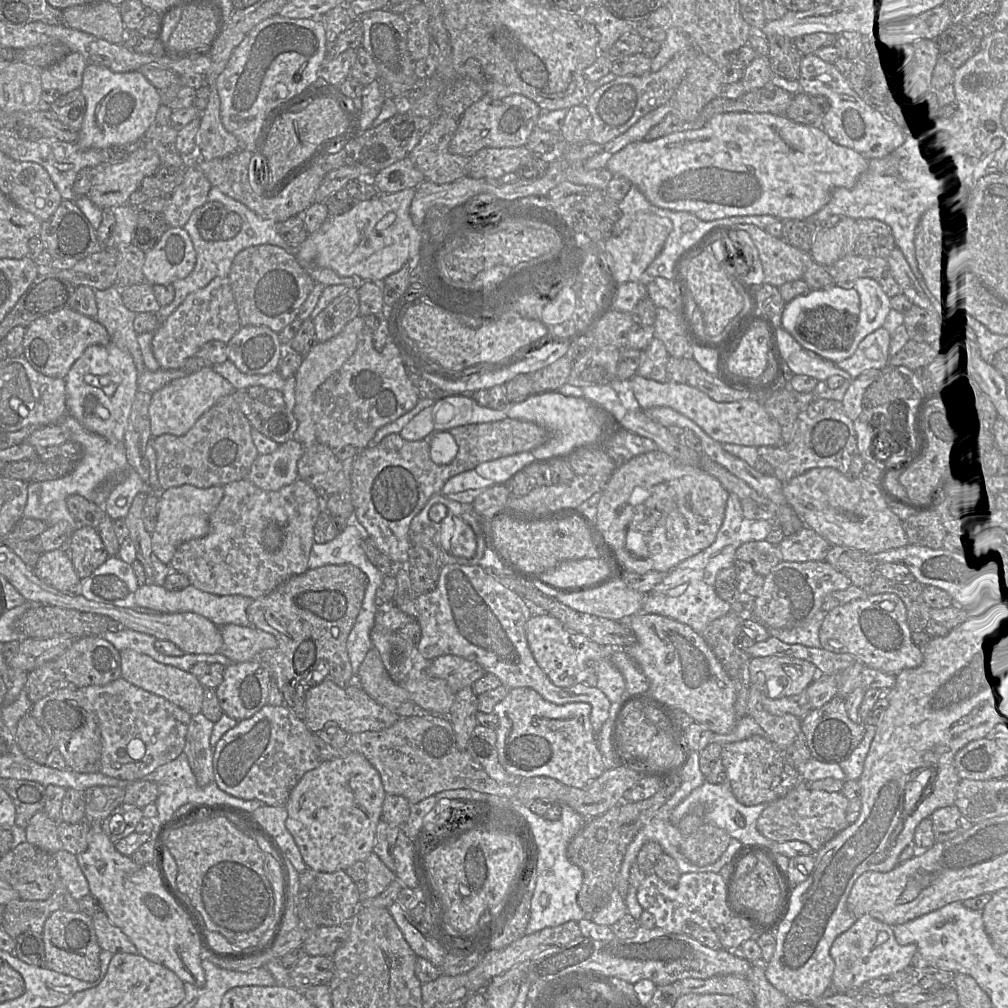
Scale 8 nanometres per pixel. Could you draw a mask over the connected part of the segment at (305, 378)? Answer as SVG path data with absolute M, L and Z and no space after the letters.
M359 315L348 322L343 330L335 337L325 342L316 343L303 358L295 373L295 406L292 412L298 422L298 427L293 439L300 442L303 446L312 446L314 443L317 443L313 421L313 401L317 388L333 373L337 372L352 356L357 348L359 334L363 327L363 317Z

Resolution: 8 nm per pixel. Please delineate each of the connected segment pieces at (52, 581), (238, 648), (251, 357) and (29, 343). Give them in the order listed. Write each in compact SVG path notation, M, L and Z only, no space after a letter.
M61 549L42 553L34 567L34 573L62 593L79 588L81 582L73 567L69 551Z
M227 624L219 627L223 646L219 653L232 663L251 661L263 650L275 648L275 637L254 626Z
M242 326L227 347L228 359L245 374L269 374L282 359L278 333L267 326Z
M64 308L33 321L26 328L23 355L40 373L65 380L73 364L90 346L107 346L111 343L106 328L97 320L89 318L72 308Z

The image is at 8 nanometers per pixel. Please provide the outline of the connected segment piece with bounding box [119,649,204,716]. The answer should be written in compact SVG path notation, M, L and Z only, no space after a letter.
M131 649L122 650L119 653L121 677L127 682L166 699L191 716L201 713L204 687L196 676L177 667L156 662L151 657Z

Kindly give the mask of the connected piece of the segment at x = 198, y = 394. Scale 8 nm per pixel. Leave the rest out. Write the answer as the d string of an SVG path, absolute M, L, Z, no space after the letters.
M205 367L200 371L171 381L152 394L149 406L152 437L157 438L163 434L185 435L220 398L233 394L234 391L232 384L215 372L213 367Z

